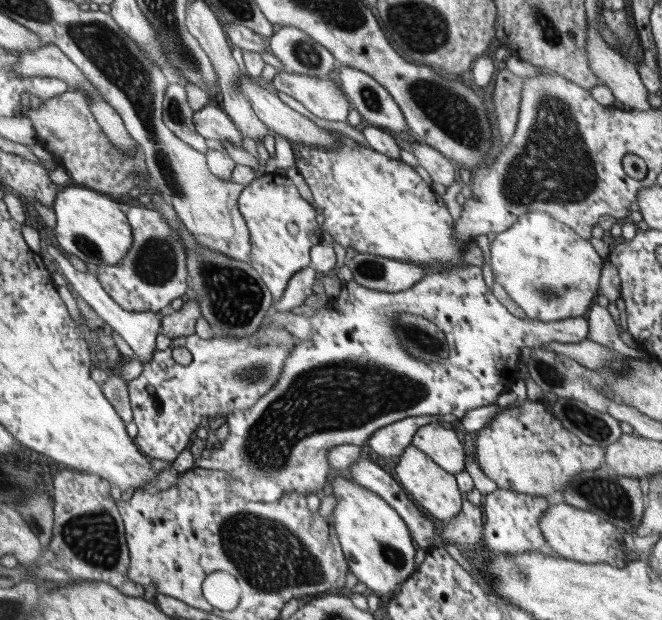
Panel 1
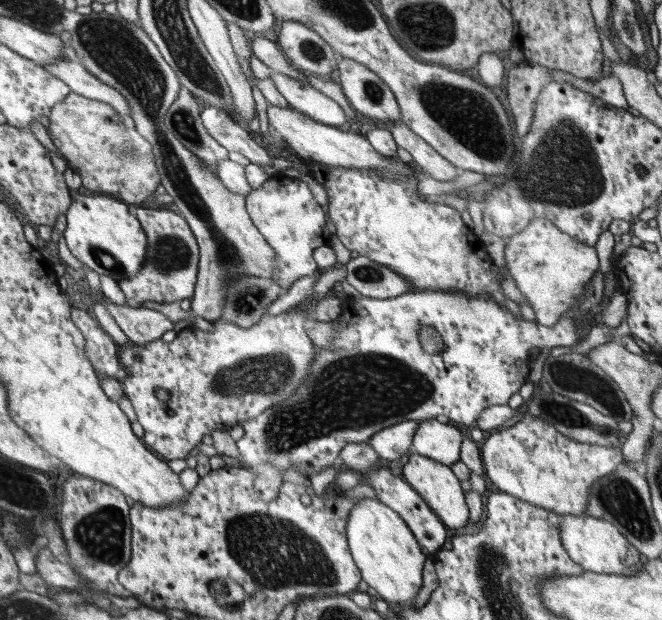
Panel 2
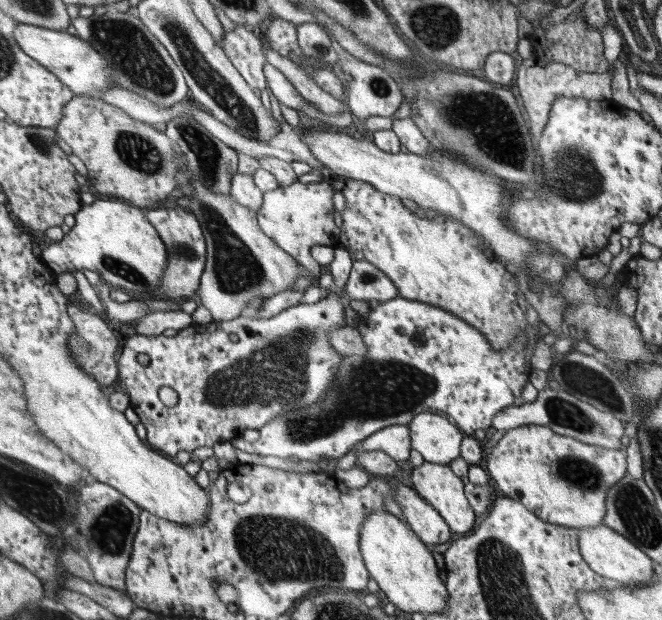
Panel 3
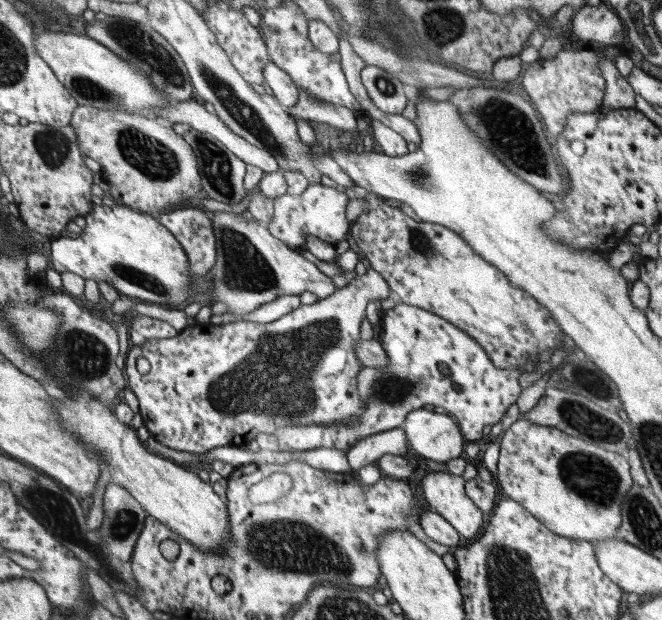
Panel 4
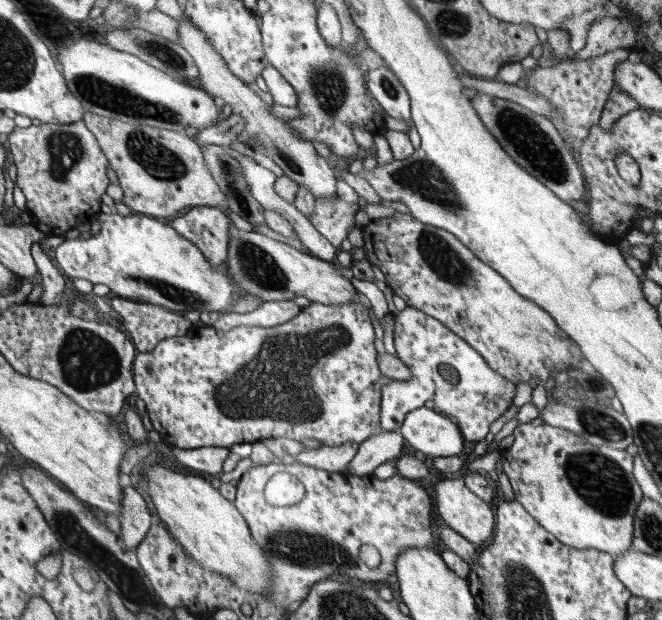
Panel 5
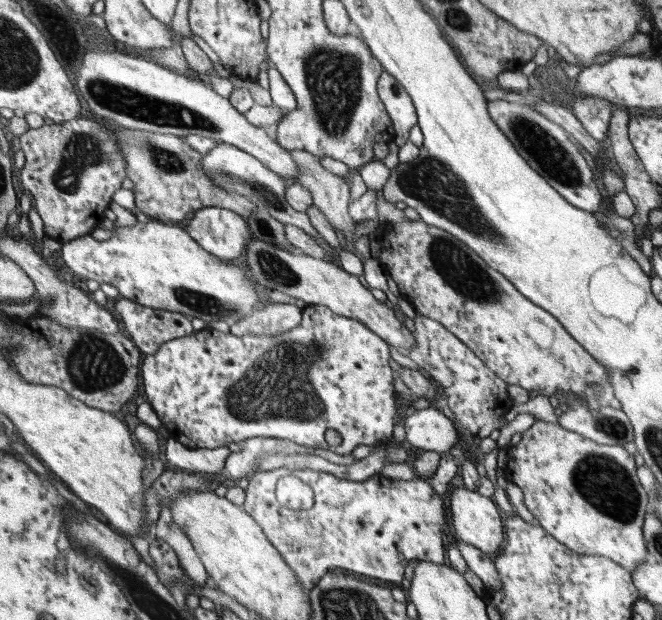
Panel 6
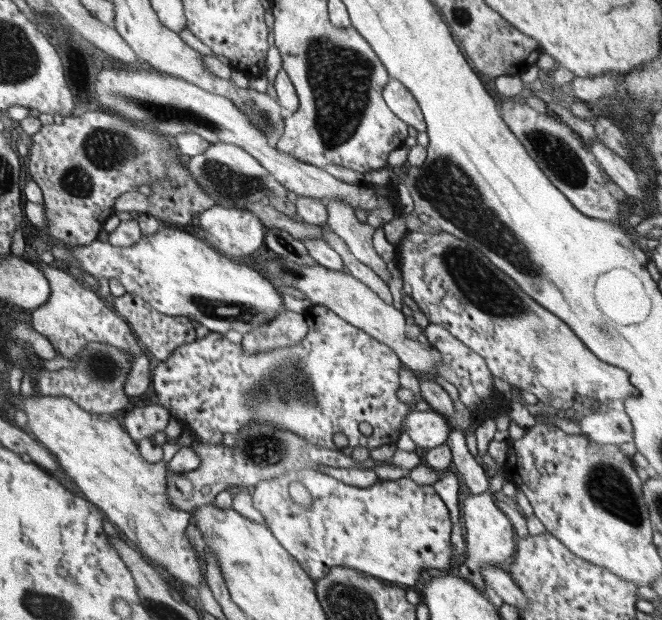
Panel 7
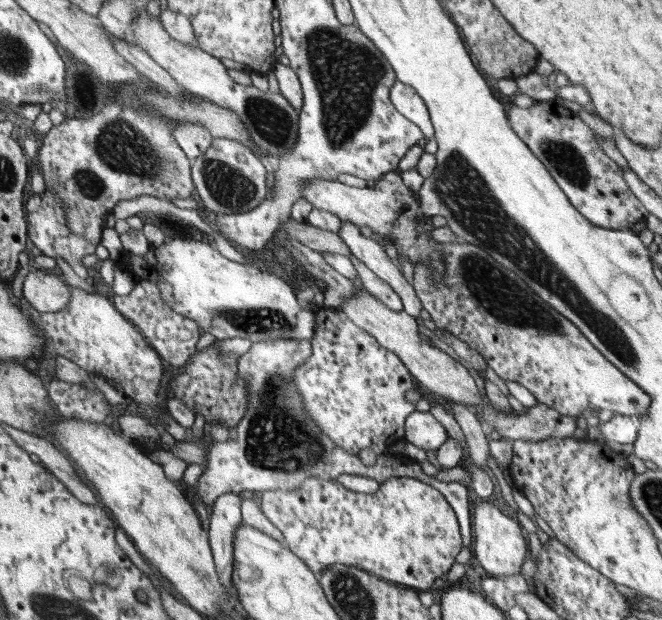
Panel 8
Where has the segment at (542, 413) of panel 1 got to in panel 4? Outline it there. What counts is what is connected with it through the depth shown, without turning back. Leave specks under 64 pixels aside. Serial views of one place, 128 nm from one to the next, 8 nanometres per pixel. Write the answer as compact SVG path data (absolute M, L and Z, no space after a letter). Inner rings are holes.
M518 420L512 424L498 441L500 458L497 464L498 477L494 481L500 483L502 492L509 499L529 509L541 524L559 536L591 543L615 538L618 526L622 523L621 502L634 483L625 454L606 451L594 443L569 436L561 429L534 424L529 420Z

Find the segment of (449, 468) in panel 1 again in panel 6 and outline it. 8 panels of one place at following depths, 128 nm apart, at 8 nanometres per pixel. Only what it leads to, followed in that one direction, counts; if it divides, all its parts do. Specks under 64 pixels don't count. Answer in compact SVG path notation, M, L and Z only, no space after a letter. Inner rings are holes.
M428 407L409 412L404 420L404 430L408 442L421 452L448 454L448 450L456 447L460 438L460 430L456 430L454 424L442 412Z

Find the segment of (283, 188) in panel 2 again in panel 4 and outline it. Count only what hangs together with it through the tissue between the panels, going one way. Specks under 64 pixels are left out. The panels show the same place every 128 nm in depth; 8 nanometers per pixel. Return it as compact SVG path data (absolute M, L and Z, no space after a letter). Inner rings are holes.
M322 184L309 185L300 196L284 194L273 199L274 216L268 222L267 228L275 237L283 240L296 252L304 250L306 237L317 236L320 240L335 246L338 242L346 240L351 223L346 219L346 206L349 198L334 188Z

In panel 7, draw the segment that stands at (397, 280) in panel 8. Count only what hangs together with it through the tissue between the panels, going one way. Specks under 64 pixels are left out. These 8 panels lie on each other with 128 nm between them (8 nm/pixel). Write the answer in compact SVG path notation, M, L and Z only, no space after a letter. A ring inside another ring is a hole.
M330 198L329 200L324 200L324 204L328 211L327 224L340 238L344 239L350 252L360 260L360 262L369 266L380 278L383 278L384 282L390 282L392 274L390 270L388 270L387 263L378 255L372 243L372 235L374 234L375 228L370 224L362 224L362 222L354 216L352 207L347 202L343 202L343 200Z

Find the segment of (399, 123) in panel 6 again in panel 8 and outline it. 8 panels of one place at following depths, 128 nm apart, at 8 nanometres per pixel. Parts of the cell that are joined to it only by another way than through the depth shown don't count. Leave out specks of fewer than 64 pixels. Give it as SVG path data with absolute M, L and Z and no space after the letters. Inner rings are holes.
M397 81L390 91L390 96L398 112L422 129L425 133L425 140L436 139L428 107L417 90Z

